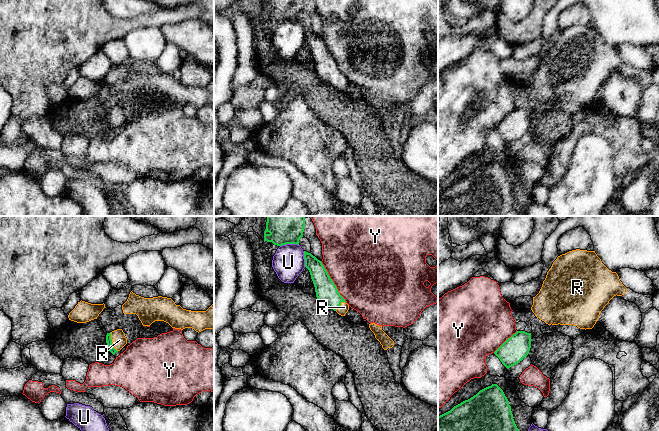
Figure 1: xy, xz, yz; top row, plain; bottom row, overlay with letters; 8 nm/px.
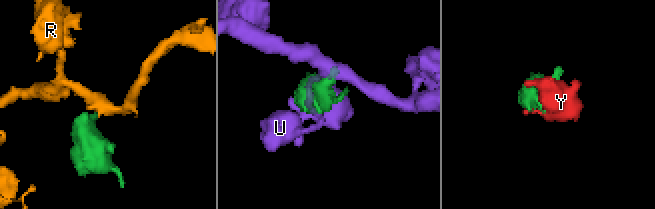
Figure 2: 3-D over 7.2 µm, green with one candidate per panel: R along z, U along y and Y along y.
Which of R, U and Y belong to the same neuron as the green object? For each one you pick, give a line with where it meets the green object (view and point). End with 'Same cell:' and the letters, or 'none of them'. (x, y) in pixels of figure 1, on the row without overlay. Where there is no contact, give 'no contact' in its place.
R: meets green in xy at (111, 118)
Same cell: R

